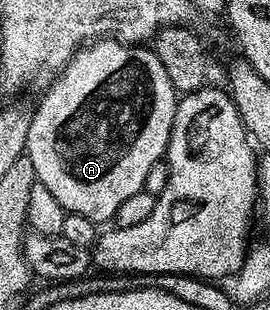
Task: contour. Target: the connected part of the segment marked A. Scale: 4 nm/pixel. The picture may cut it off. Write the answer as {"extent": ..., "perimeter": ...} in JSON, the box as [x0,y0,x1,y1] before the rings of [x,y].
{"extent":[26,38,177,222],"perimeter":[[[120,38],[85,43],[53,80],[40,105],[35,105],[26,155],[34,162],[37,181],[58,198],[65,213],[74,212],[95,222],[111,221],[126,198],[144,191],[150,166],[165,159],[177,90],[151,47],[133,46]]]}

